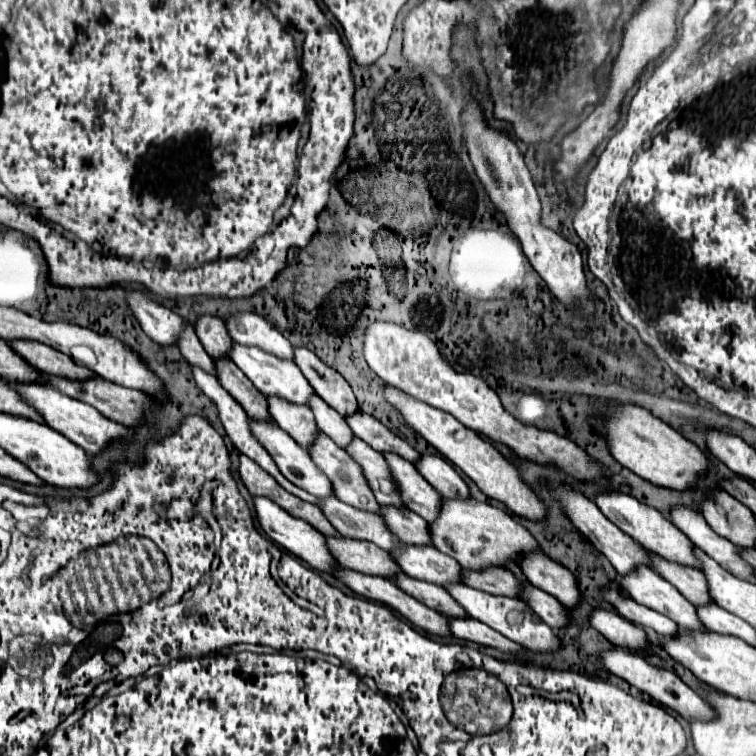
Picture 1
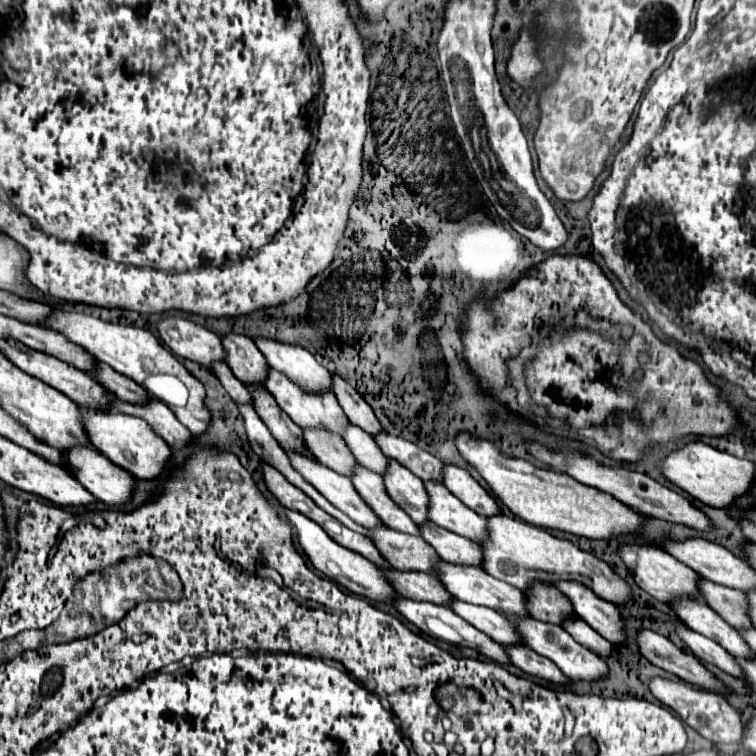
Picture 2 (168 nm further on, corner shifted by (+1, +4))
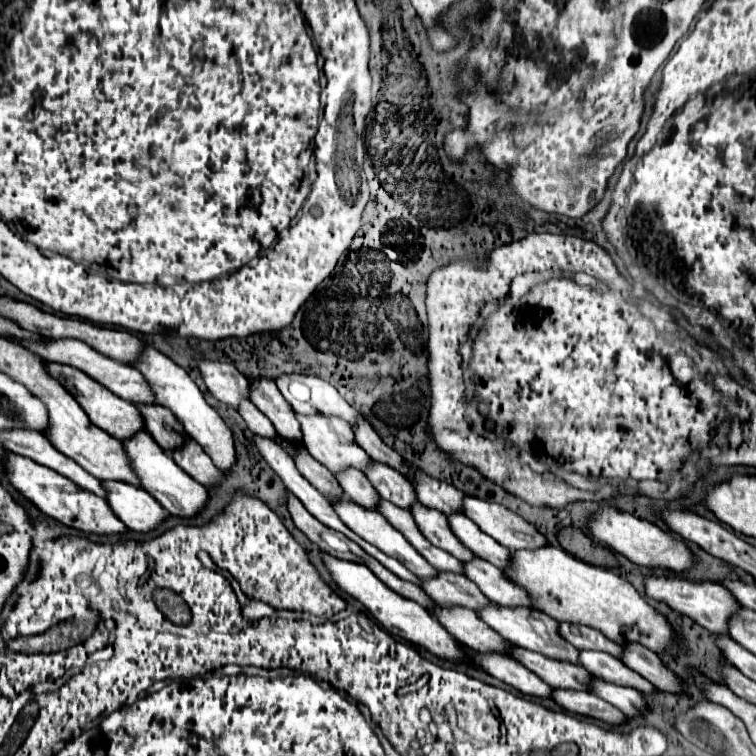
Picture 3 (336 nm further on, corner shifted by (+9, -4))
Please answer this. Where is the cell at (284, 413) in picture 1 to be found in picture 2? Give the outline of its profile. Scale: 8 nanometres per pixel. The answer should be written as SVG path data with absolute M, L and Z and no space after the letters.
M307 427L303 429L303 441L309 449L309 453L329 469L341 473L341 475L351 475L355 457L343 443L343 439L335 433L325 431L325 427Z

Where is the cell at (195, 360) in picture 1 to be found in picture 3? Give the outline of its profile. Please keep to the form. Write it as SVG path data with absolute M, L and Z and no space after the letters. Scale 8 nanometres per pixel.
M243 401L237 411L241 413L241 417L245 419L247 427L249 427L255 435L259 435L259 437L269 437L269 439L277 437L277 431L275 431L275 427L273 427L273 423L271 423L251 401Z

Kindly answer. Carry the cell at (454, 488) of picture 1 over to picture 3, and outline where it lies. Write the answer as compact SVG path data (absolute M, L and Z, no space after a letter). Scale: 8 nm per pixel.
M465 497L465 515L503 547L537 549L537 545L549 543L545 535L541 535L531 523L505 505L487 503L477 497Z

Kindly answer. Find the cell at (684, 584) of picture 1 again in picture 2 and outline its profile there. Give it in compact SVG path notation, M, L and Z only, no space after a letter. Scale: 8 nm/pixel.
M697 579L697 589L701 599L717 613L721 615L729 625L733 627L751 627L751 621L747 617L747 603L745 595L737 589L713 583L709 579Z

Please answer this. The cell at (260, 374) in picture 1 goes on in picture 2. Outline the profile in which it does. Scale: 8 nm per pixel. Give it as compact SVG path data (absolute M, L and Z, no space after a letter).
M277 369L267 371L267 379L265 379L265 389L275 397L277 405L299 425L299 427L325 427L333 433L341 433L343 425L347 423L347 417L343 413L343 409L337 405L337 399L333 397L333 393L329 391L321 391L321 393L309 393L299 389L297 383L289 381L289 377L285 377L283 373L279 373Z

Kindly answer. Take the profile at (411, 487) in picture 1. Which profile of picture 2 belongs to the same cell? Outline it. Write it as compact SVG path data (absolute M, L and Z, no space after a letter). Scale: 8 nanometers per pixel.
M427 481L425 491L429 495L429 509L427 519L457 533L463 537L469 537L471 541L481 541L485 531L485 517L471 511L467 505L463 505L453 493L447 491L447 487L439 481Z

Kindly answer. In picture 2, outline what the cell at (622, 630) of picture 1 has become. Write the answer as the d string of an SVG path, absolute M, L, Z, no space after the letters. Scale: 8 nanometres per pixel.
M639 629L637 631L637 647L639 653L651 661L655 667L661 667L669 673L675 673L677 677L681 677L687 683L723 693L725 685L711 675L693 655L683 653L679 647L675 647L667 637L649 631L649 629Z

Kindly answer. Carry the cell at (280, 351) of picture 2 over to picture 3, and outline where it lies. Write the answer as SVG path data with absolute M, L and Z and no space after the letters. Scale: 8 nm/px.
M283 375L277 379L277 387L291 403L295 413L325 413L357 423L359 413L337 393L337 389L317 375Z

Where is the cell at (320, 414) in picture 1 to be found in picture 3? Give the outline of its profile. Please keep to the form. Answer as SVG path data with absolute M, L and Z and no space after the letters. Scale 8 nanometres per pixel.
M377 463L369 467L365 475L383 499L399 505L401 509L409 509L409 505L417 503L417 499L413 497L413 485L409 485L409 479L405 479L399 471Z

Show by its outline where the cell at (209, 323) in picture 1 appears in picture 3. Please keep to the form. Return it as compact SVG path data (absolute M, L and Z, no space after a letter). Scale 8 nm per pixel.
M251 381L251 401L261 409L261 413L271 419L279 435L287 435L287 441L293 441L293 445L301 445L299 421L291 405L285 401L285 397L281 397L281 391L277 389L275 381Z

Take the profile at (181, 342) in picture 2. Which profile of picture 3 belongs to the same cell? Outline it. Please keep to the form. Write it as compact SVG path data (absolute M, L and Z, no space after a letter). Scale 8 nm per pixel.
M199 361L201 375L207 389L215 399L237 409L237 405L249 399L249 381L229 363L219 361Z

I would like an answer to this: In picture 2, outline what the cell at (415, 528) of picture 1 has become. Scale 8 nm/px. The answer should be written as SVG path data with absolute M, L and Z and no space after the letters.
M431 521L419 525L419 535L437 551L437 555L449 563L481 565L481 549L477 543L447 531Z

